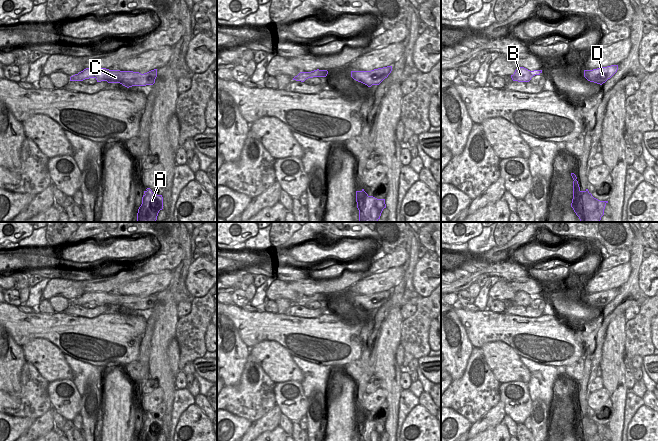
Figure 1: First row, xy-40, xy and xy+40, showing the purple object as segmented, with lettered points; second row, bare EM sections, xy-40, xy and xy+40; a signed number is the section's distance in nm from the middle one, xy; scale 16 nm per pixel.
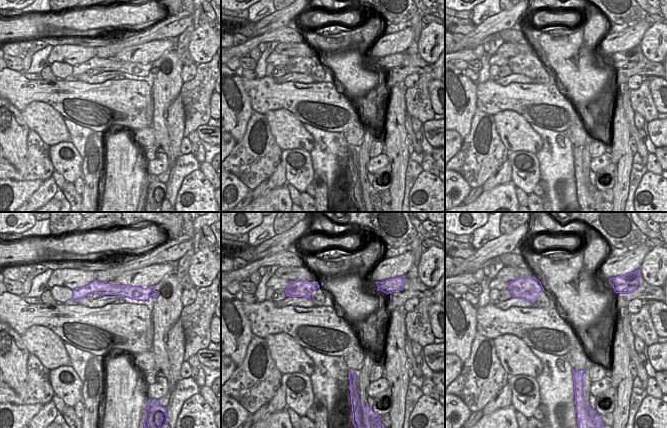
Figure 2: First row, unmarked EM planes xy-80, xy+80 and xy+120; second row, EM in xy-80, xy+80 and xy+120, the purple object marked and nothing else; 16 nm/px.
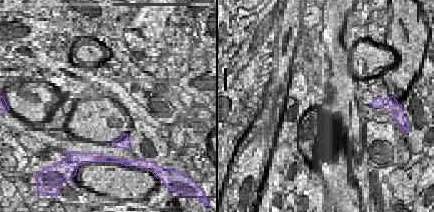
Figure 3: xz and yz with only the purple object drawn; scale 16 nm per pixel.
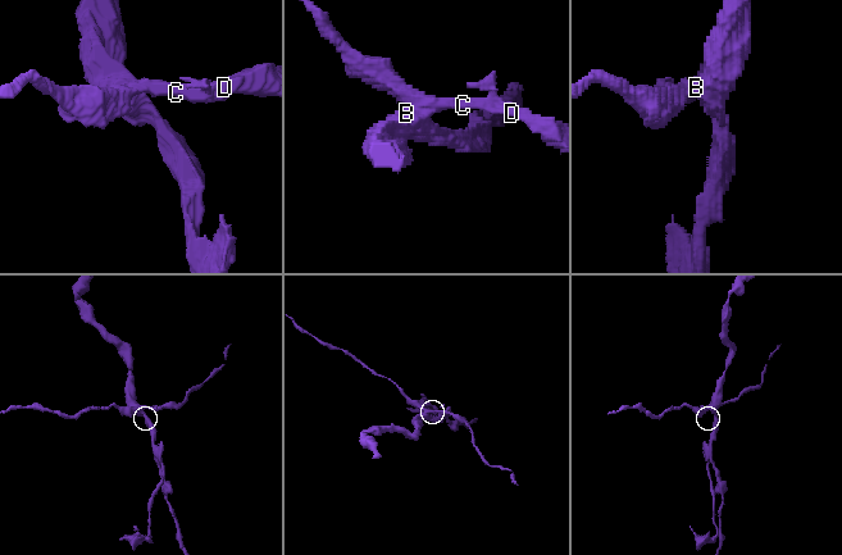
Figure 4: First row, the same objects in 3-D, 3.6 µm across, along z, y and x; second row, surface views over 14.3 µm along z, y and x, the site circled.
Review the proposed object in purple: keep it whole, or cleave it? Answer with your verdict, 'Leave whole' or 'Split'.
Split.

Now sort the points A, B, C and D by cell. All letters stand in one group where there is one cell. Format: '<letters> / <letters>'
A B / C D

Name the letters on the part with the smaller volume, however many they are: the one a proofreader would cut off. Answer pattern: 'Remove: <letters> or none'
Remove: C, D

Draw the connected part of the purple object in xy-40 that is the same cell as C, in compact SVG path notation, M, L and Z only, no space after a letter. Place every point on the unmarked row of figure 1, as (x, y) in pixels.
M86 292L70 301L70 305L83 305L95 302L97 306L120 307L129 312L132 310L153 309L157 301L157 293L141 298L133 295L109 294L106 292Z

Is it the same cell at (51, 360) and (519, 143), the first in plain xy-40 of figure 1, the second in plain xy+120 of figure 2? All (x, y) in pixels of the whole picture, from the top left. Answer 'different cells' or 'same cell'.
same cell

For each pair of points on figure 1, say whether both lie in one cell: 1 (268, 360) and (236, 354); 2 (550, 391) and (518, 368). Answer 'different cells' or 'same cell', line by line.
1: different cells
2: different cells

